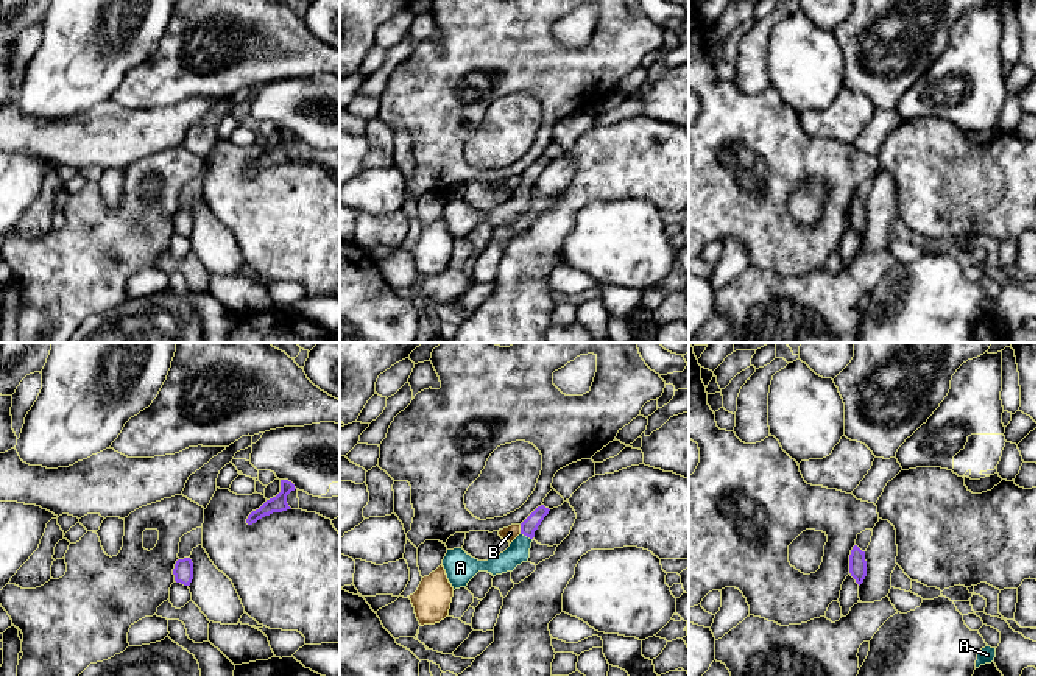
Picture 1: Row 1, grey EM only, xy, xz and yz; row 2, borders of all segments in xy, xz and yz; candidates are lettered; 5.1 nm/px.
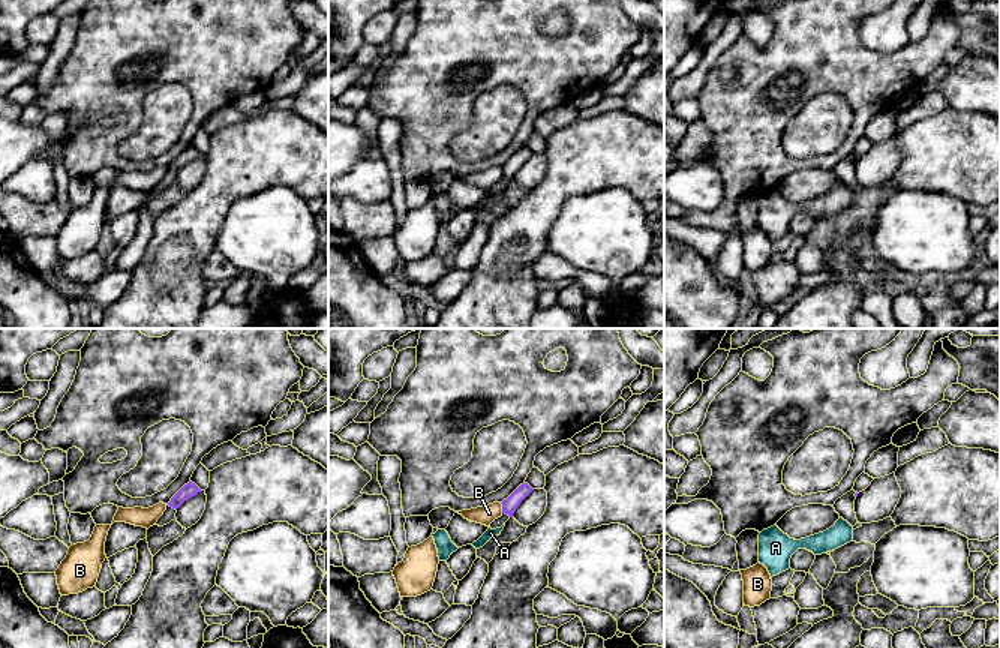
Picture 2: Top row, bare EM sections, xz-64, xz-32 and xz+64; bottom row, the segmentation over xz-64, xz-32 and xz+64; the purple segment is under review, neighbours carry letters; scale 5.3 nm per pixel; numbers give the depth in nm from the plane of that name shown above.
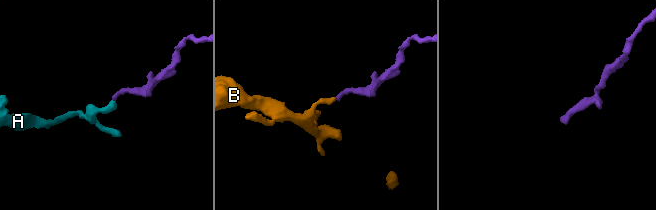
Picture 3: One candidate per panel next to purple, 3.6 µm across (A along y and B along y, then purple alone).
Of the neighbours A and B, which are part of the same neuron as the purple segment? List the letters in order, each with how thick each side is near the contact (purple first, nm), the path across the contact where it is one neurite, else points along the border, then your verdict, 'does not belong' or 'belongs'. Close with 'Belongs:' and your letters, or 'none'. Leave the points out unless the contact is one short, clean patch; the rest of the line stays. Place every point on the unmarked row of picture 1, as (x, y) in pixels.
A: 80 nm thick on the purple side, 120 nm on the other; runs through xz (533, 172), (527, 179), (527, 187), (518, 203); belongs
B: 80 nm thick on the purple side, 70 nm on the other; border along xz (519, 176), (521, 184); does not belong
Belongs: A

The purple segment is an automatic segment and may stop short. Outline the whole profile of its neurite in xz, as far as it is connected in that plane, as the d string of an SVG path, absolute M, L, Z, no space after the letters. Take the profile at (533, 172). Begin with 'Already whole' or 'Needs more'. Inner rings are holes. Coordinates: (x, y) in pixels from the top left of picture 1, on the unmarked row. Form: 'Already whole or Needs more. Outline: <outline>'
Needs more. Outline: M538 157L522 174L521 185L510 195L510 198L499 207L478 212L468 206L463 199L447 201L443 218L454 241L466 238L468 234L478 224L488 223L493 227L513 223L522 213L530 209L530 199L535 188L535 182L549 165L549 159Z

